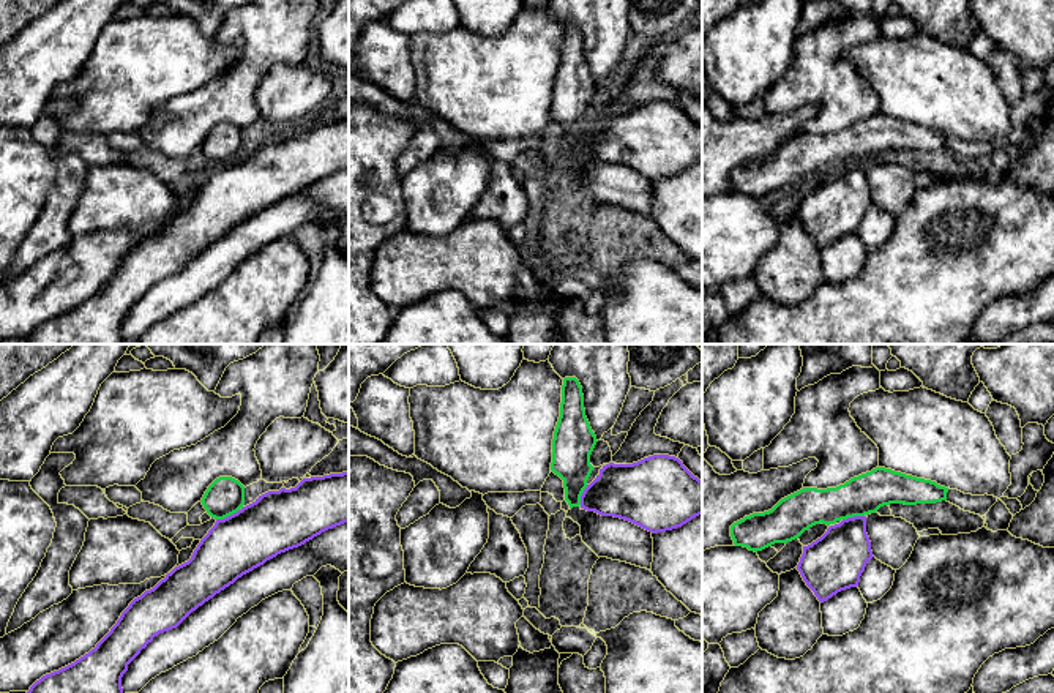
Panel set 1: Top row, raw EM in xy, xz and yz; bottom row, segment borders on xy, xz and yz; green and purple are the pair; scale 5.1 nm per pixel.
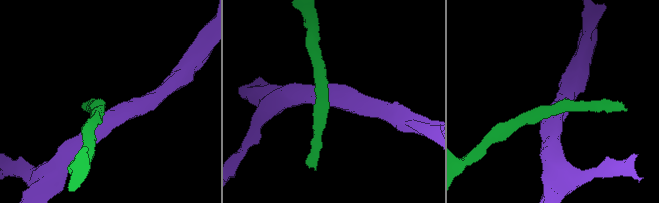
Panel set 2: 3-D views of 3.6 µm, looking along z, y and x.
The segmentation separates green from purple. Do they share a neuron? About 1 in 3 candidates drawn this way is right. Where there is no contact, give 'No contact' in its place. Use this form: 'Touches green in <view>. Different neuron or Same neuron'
Touches green in xy. Different neuron

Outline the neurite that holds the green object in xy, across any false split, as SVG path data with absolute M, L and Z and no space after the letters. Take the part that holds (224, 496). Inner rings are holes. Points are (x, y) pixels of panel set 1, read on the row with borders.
M232 477L216 478L202 497L202 505L215 519L224 519L245 505L245 486Z

